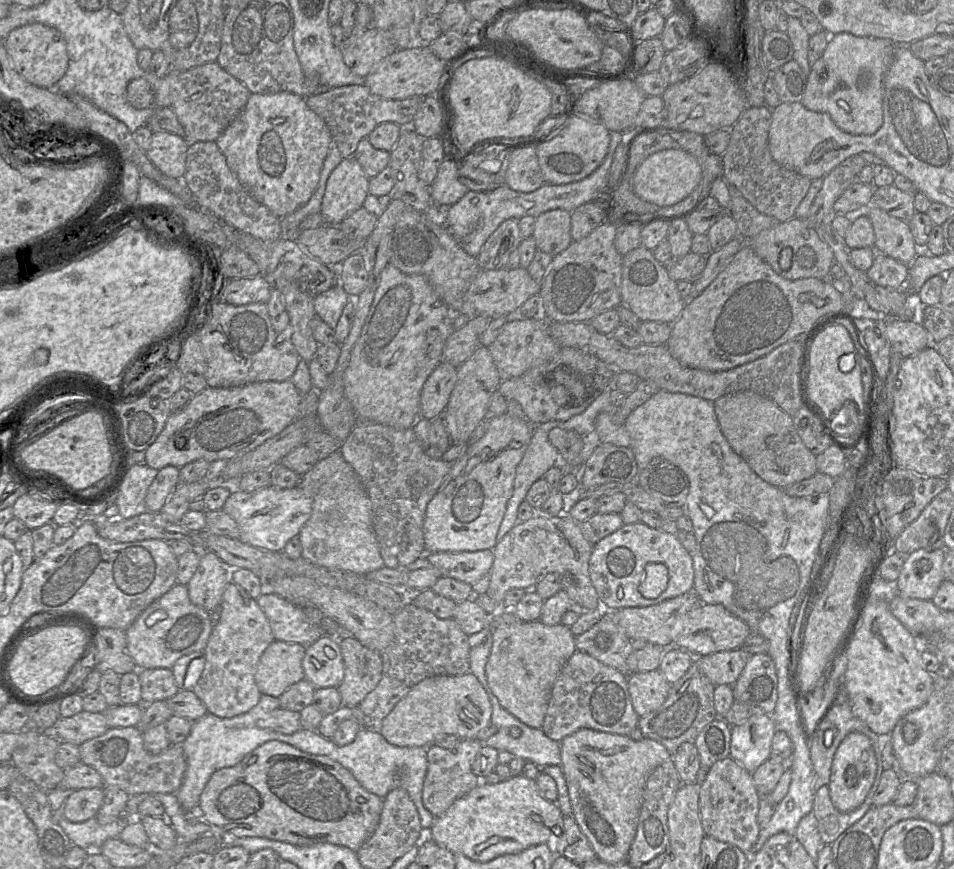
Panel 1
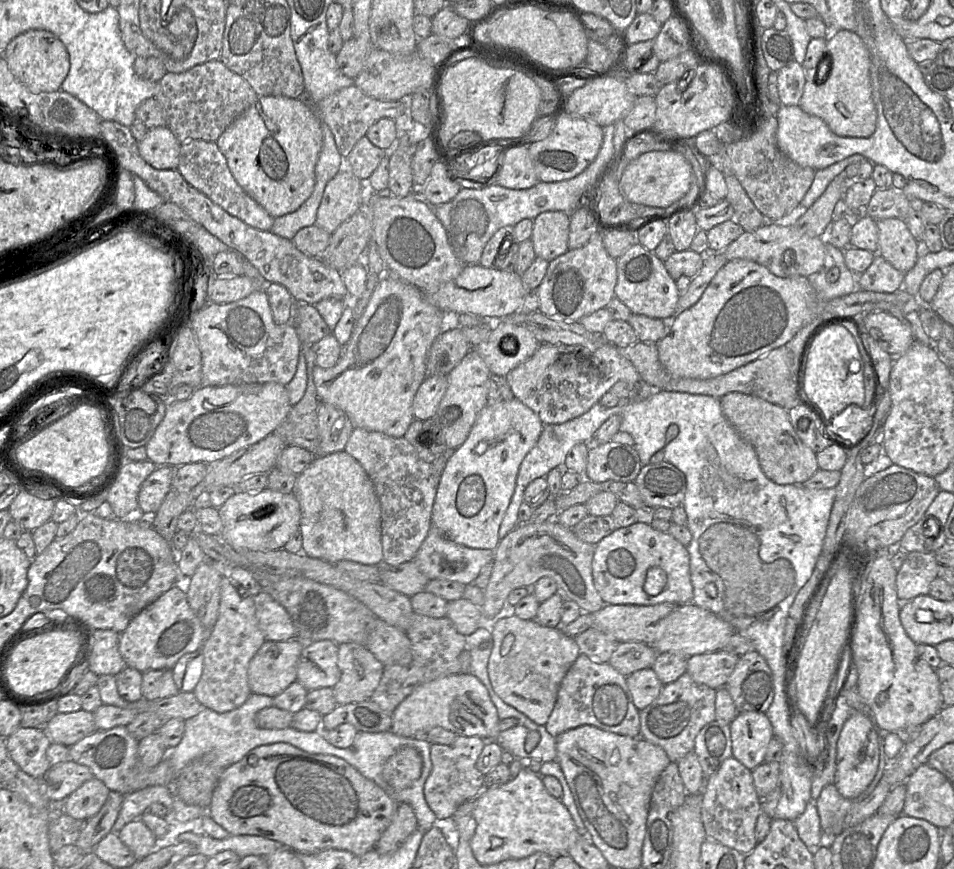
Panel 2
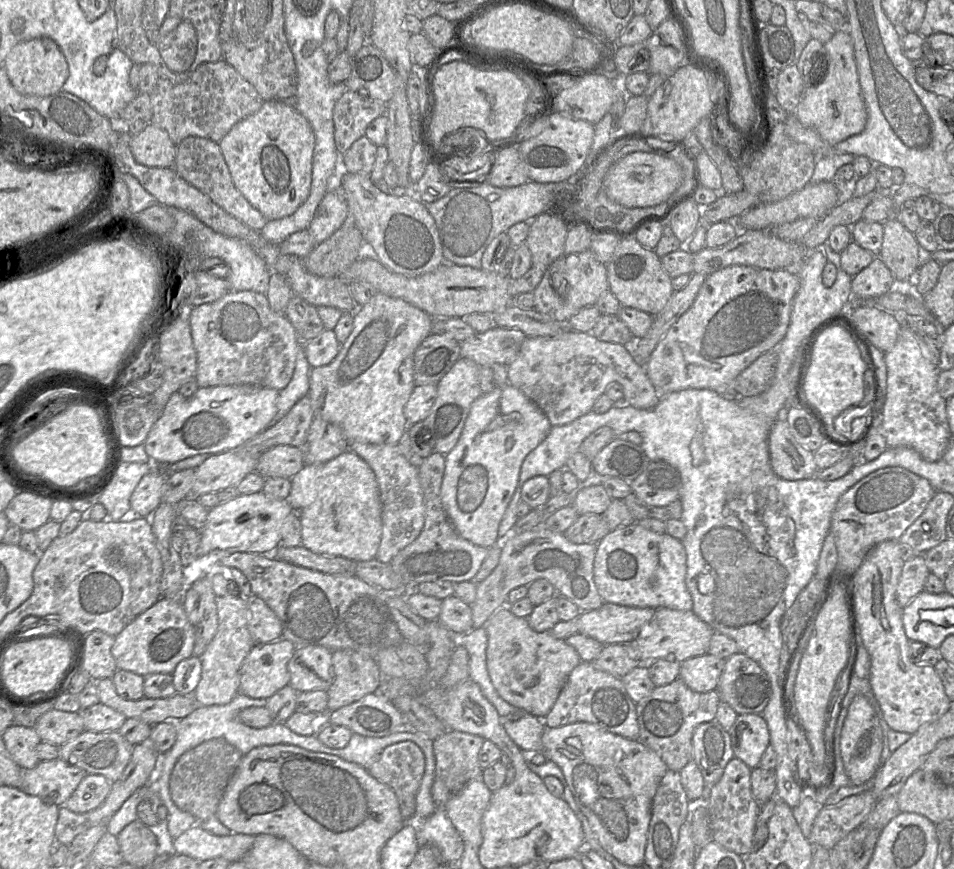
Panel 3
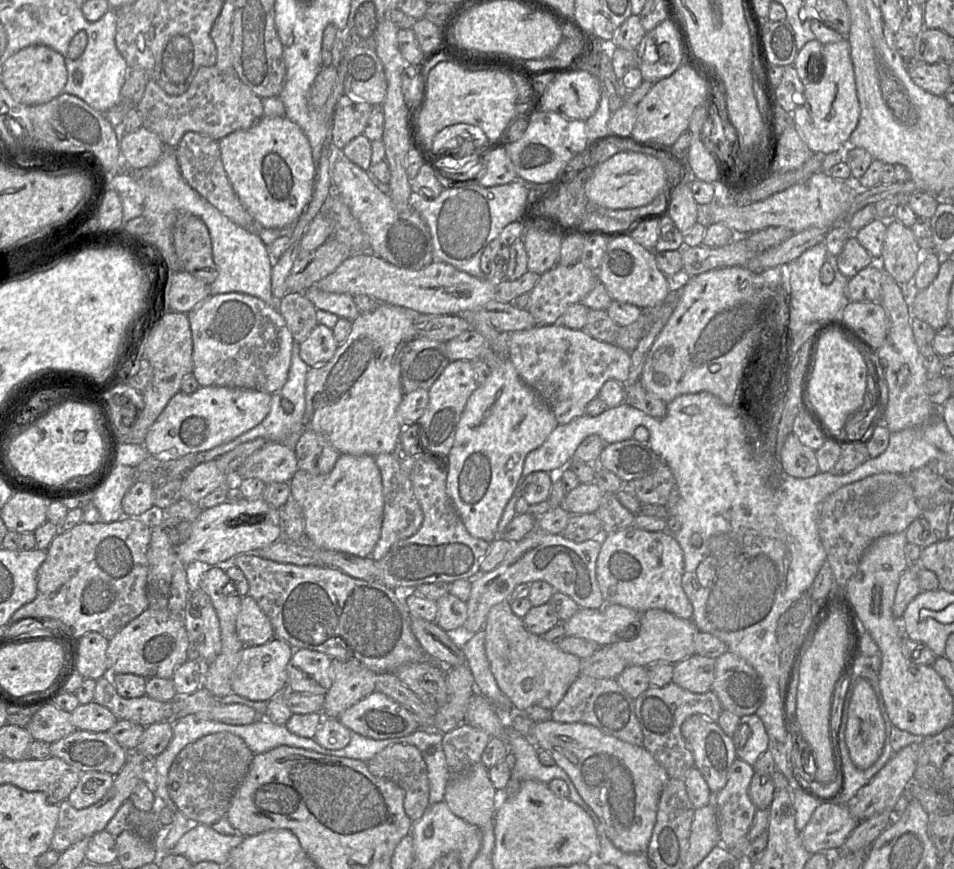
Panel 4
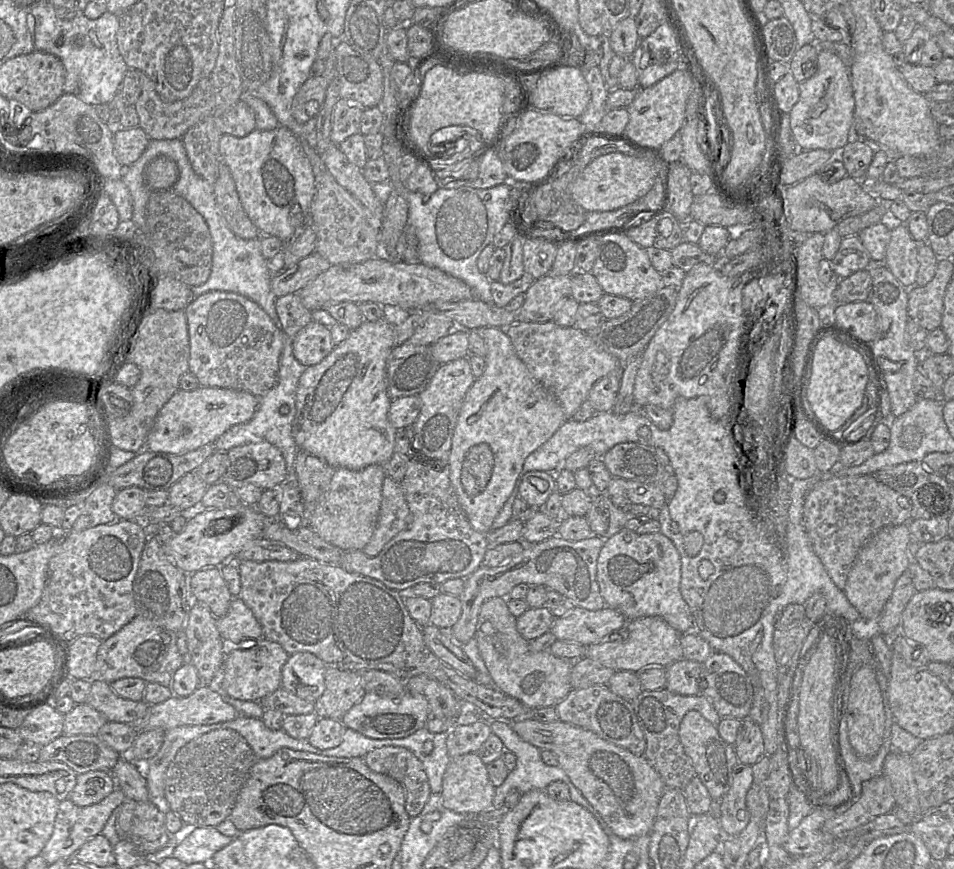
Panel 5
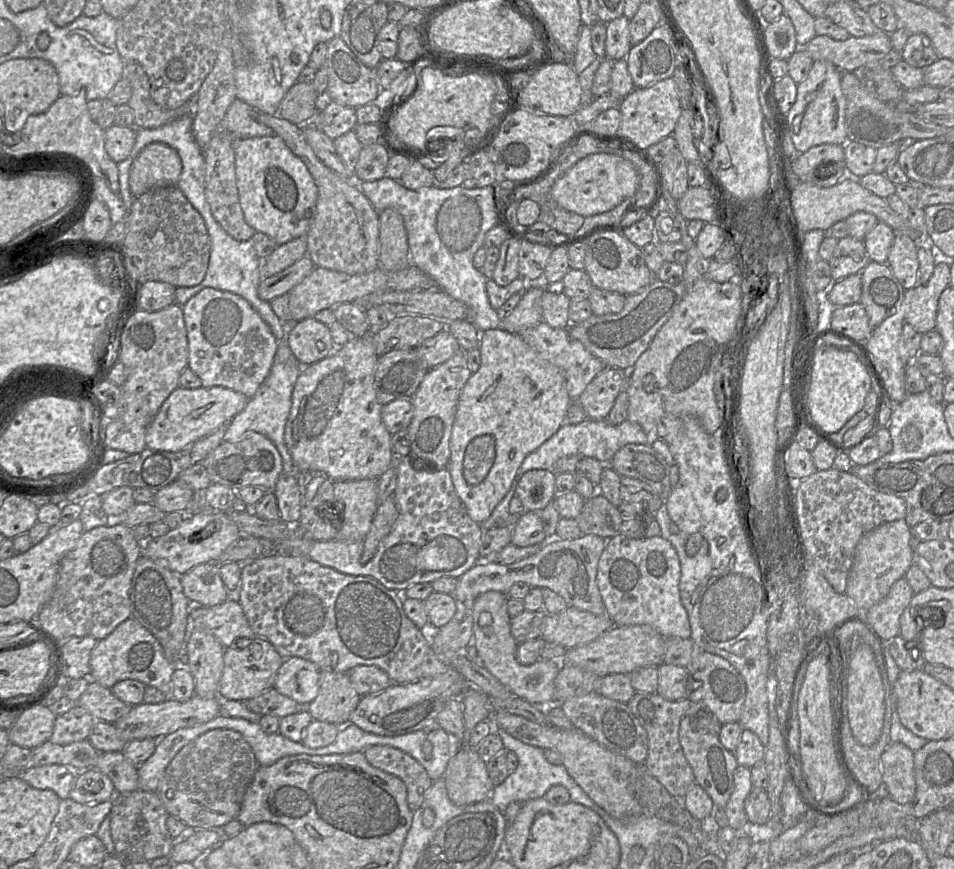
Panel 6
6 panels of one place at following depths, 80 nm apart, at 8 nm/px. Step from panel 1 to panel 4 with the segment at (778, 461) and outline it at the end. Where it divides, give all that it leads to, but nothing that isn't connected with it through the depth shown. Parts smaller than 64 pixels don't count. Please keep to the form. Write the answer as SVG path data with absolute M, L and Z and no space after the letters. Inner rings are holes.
M790 433L780 451L783 471L796 478L808 478L819 472L816 451L803 445L794 433Z

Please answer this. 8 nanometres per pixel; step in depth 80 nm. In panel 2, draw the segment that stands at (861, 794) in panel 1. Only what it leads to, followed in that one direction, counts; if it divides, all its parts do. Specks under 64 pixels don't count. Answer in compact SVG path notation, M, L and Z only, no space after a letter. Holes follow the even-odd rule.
M860 712L852 713L843 725L837 742L836 771L833 785L846 799L861 795L876 775L879 765L879 734L877 725Z

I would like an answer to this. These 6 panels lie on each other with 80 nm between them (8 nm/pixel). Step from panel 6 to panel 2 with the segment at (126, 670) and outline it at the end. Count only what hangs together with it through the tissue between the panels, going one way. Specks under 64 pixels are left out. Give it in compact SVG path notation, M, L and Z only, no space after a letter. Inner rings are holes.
M174 584L133 617L120 633L118 649L127 667L140 672L172 670L181 656L201 650L208 631L190 608L187 595Z

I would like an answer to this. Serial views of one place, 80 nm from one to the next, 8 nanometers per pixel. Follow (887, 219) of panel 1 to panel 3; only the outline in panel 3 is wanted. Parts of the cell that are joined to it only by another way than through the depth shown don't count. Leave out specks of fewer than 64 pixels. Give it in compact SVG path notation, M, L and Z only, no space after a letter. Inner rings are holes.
M891 217L883 223L883 241L878 257L896 281L914 277L931 254L921 249L915 234L907 230L897 218Z

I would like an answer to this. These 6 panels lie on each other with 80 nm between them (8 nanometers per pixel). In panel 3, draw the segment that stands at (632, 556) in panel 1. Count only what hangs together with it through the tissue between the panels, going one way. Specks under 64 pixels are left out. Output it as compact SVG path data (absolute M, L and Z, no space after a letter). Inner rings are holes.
M638 522L610 531L597 543L594 559L594 583L604 603L638 608L670 608L689 611L693 600L685 583L687 555L681 542L667 533L653 532Z

